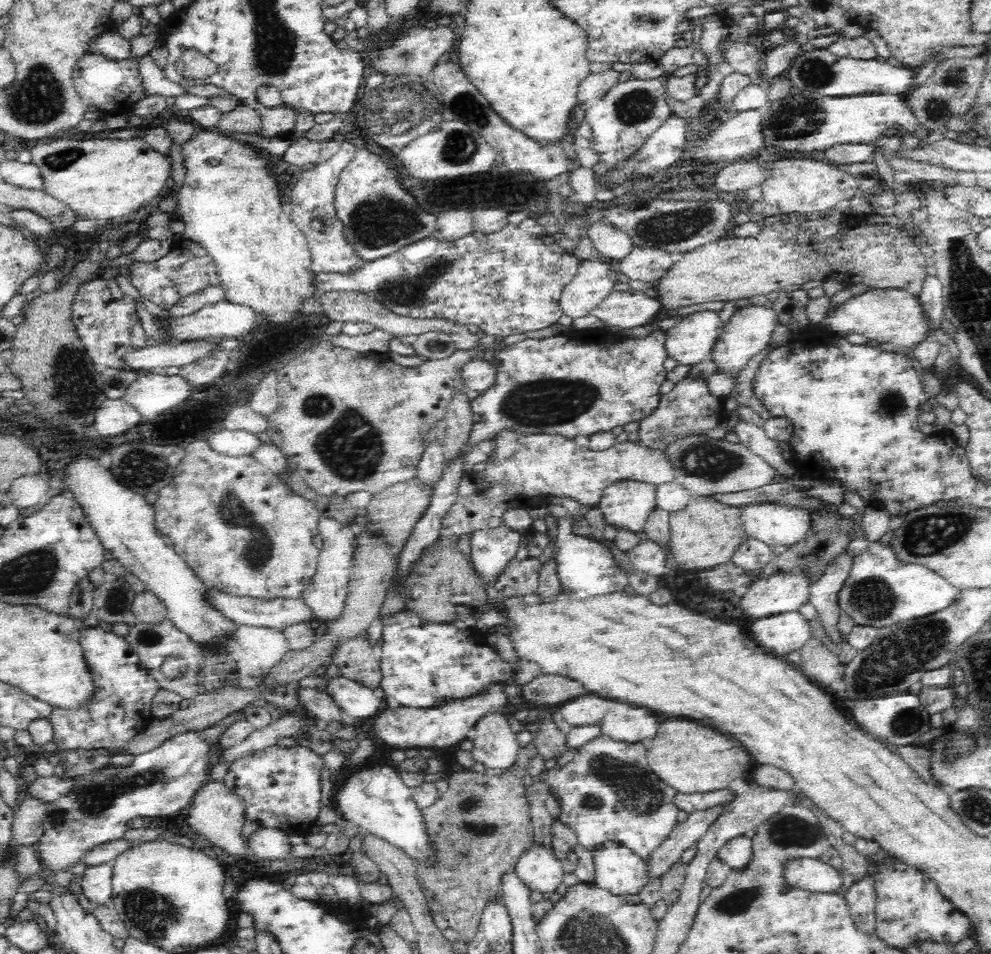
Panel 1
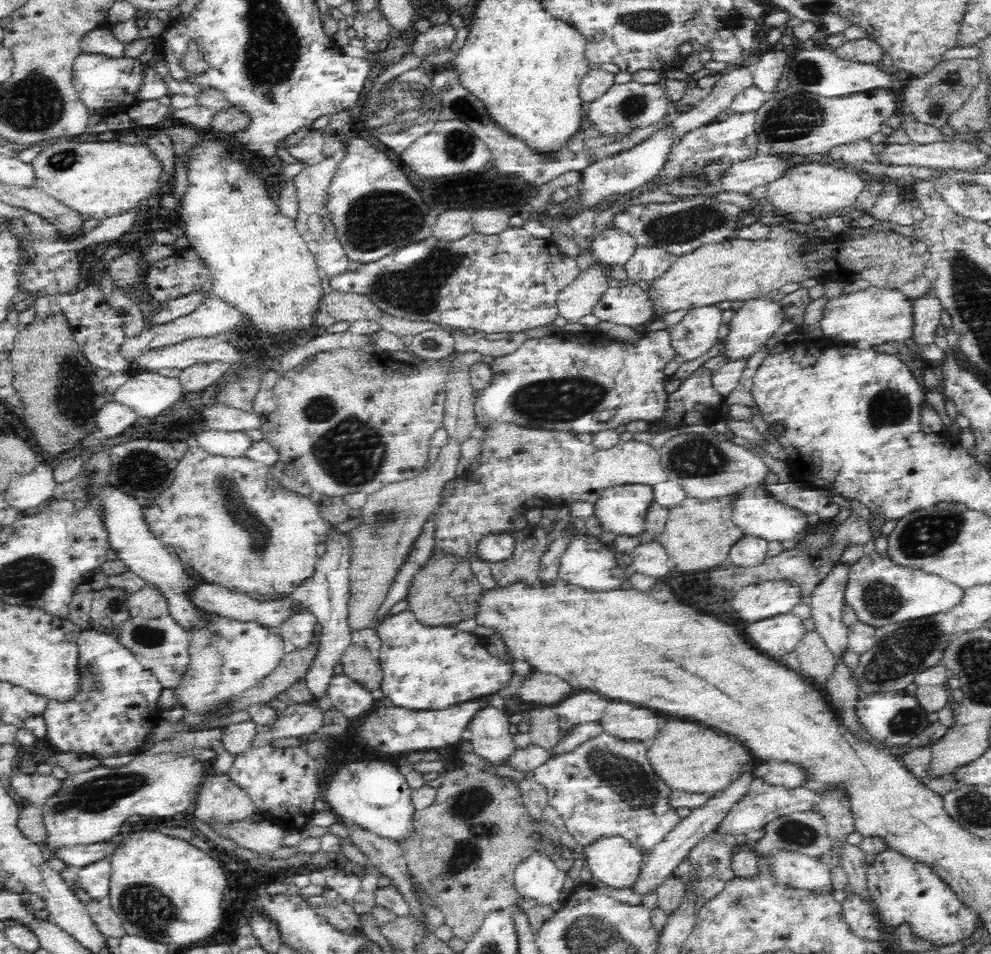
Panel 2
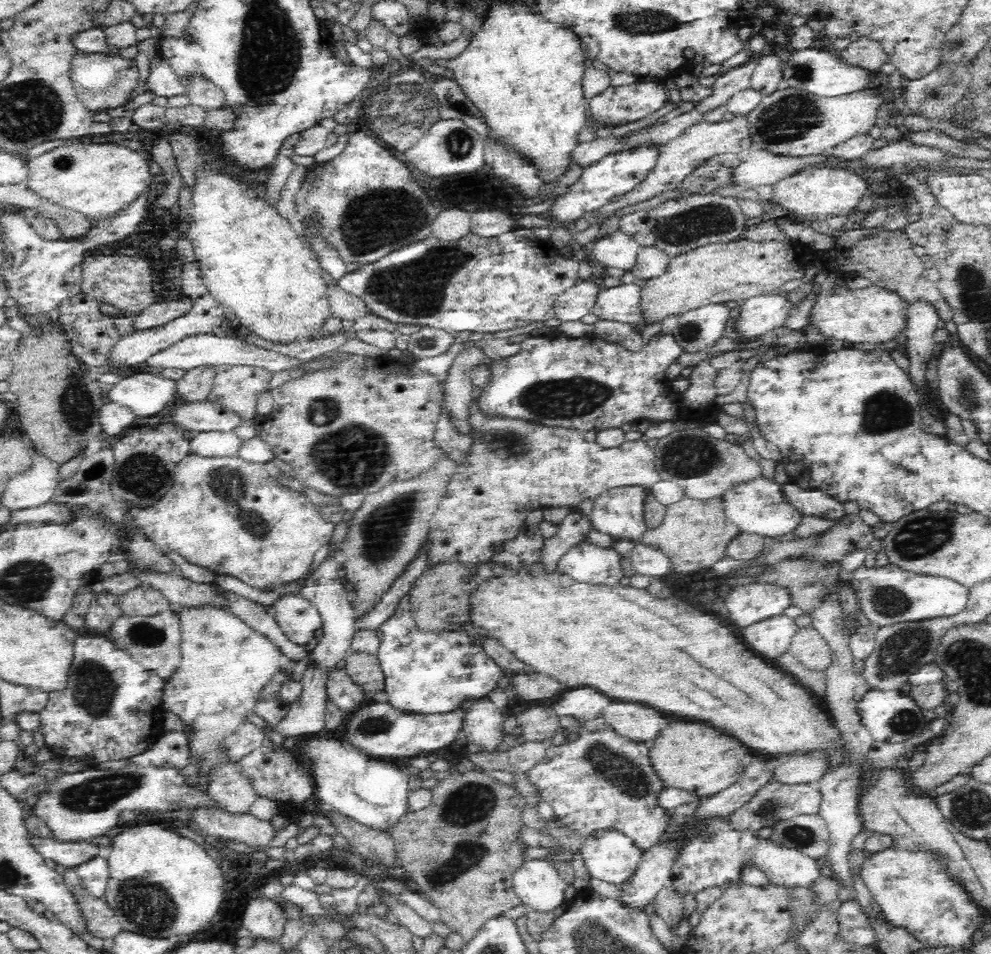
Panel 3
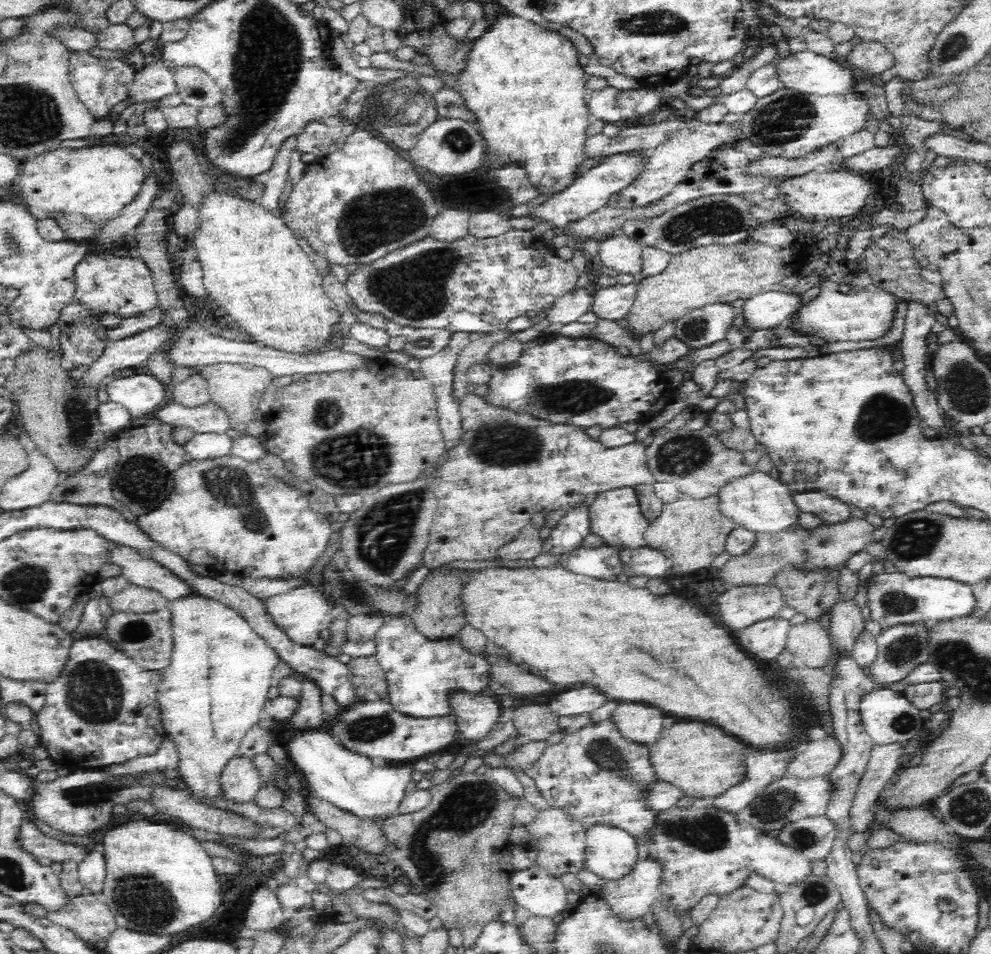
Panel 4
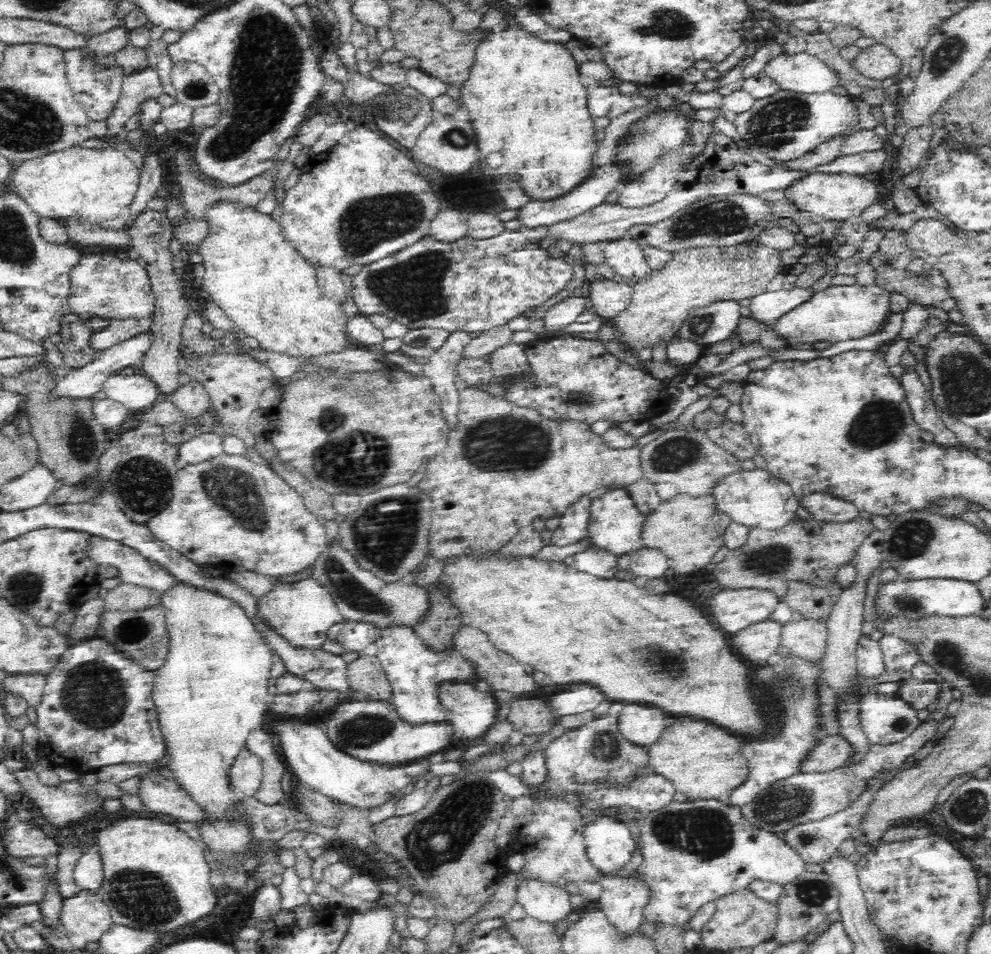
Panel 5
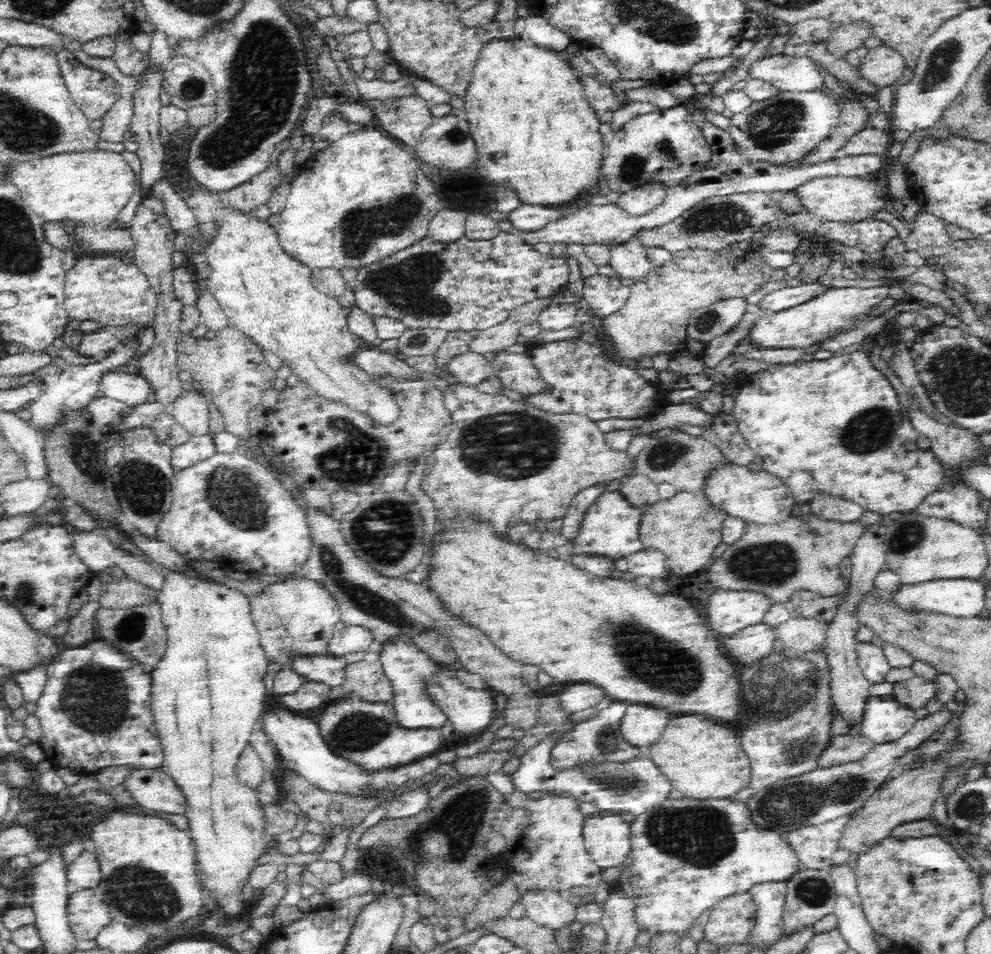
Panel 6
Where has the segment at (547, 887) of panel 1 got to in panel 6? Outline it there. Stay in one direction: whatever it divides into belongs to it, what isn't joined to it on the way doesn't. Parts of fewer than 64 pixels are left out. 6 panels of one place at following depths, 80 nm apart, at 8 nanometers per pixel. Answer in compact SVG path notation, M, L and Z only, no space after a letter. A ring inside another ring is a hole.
M538 890L519 899L526 909L526 917L552 932L568 928L576 920L576 906L568 902L566 894Z

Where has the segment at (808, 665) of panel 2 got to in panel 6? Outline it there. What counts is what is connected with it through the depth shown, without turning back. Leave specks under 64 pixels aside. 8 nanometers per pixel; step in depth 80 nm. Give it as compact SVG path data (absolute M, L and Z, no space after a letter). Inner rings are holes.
M789 618L776 628L777 639L784 643L785 649L792 652L806 652L816 650L825 644L829 623L823 623L816 619Z

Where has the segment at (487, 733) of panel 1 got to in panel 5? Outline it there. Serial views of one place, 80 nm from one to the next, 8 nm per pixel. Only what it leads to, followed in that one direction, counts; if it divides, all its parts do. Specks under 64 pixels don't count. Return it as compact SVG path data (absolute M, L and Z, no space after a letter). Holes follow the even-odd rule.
M445 680L438 683L437 697L445 710L445 720L453 726L453 737L476 738L495 723L499 703L490 691L480 692L475 685Z

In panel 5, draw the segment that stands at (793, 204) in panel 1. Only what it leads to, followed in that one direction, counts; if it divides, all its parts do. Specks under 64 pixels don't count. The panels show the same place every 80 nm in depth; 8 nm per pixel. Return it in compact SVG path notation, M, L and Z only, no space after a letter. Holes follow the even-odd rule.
M815 173L786 188L786 196L794 200L800 210L806 210L806 215L828 225L833 221L850 221L850 218L860 216L870 204L876 204L878 186L872 180L866 180L864 176Z

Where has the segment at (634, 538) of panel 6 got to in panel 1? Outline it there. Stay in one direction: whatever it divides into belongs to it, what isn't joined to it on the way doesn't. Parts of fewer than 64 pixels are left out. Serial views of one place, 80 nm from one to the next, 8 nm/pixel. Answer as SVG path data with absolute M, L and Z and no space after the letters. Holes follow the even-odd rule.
M622 480L607 486L598 502L598 510L610 528L642 532L647 516L656 510L656 486Z

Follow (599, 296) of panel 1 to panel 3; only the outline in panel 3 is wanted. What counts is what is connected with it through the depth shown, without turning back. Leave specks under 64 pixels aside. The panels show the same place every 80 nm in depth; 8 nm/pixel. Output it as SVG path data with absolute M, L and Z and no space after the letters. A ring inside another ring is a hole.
M592 277L587 280L579 280L572 288L568 288L562 296L556 299L554 316L560 322L574 322L582 316L590 314L594 306L597 292L603 288Z

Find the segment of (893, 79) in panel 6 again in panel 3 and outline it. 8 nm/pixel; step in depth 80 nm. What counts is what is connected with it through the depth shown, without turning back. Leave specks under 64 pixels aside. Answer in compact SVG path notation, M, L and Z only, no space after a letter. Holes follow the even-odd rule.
M861 37L836 53L846 64L858 66L872 73L879 72L884 64L890 62L890 55L880 42Z

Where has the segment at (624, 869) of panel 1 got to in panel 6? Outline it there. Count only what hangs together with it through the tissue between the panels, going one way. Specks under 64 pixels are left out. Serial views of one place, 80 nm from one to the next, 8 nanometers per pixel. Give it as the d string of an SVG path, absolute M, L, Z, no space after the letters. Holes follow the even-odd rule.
M605 811L588 815L583 824L585 848L604 871L623 864L630 851L630 829L618 813Z

